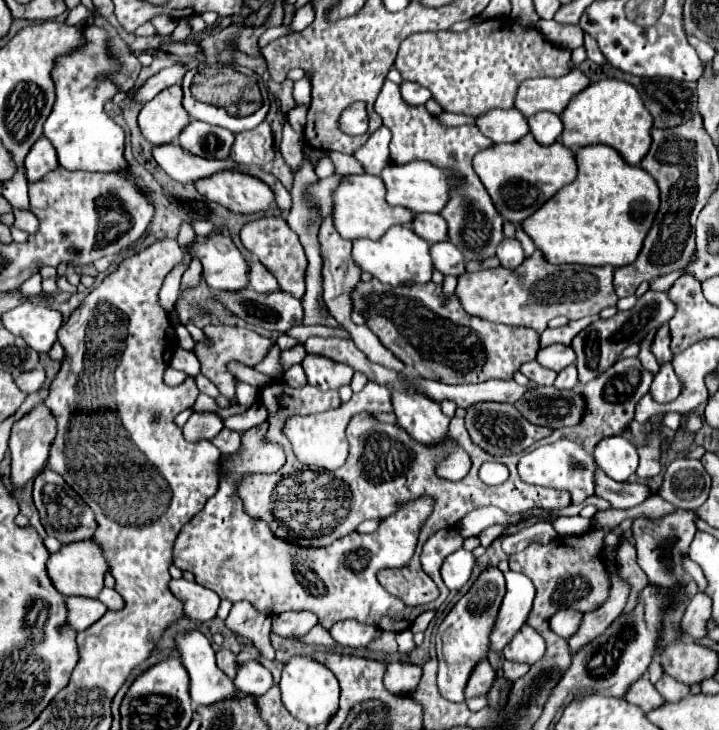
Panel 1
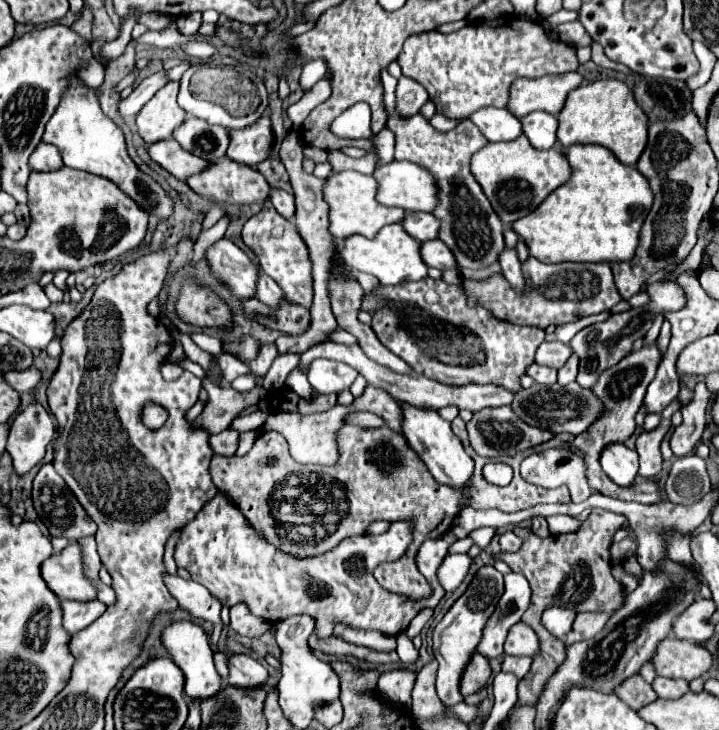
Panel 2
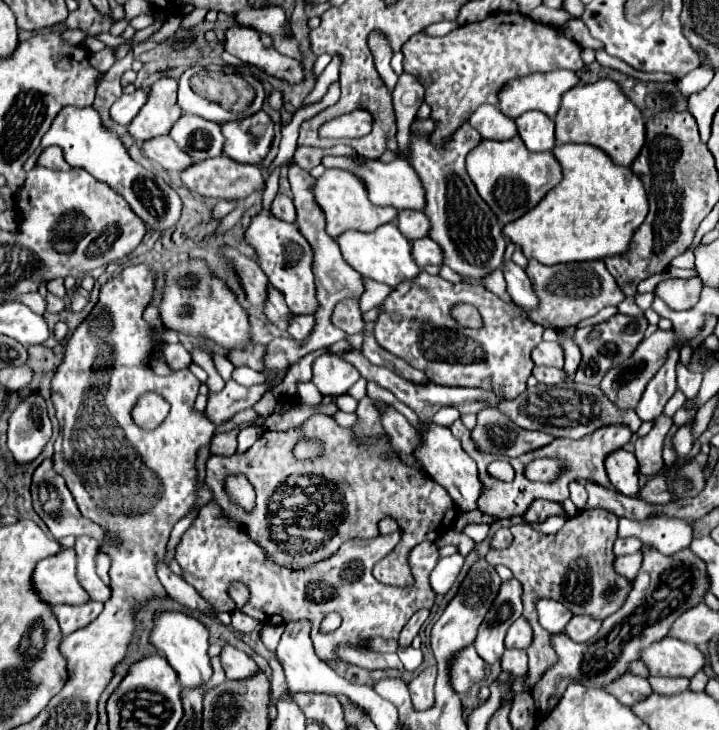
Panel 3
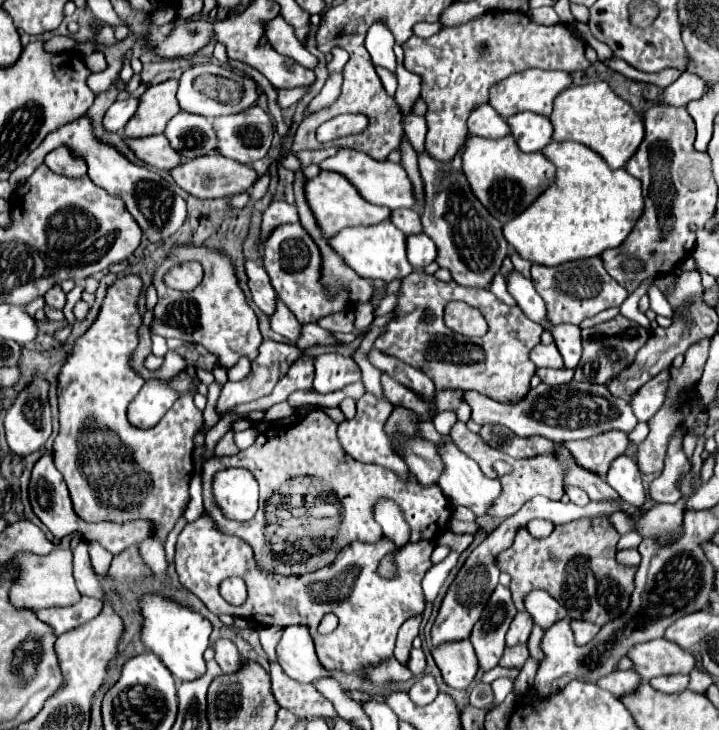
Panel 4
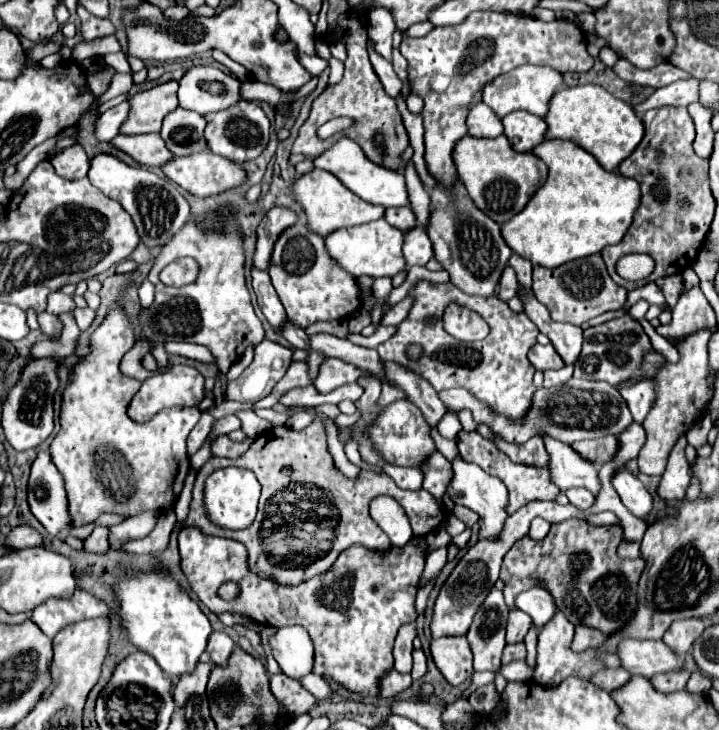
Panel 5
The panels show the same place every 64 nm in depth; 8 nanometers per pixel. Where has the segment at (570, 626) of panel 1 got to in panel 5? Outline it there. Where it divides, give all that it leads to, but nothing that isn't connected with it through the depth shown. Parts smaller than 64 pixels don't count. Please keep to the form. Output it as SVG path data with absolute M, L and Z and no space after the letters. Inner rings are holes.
M530 588L526 592L520 592L516 596L516 608L526 612L538 628L544 626L552 618L552 612L556 610L550 594L542 588Z

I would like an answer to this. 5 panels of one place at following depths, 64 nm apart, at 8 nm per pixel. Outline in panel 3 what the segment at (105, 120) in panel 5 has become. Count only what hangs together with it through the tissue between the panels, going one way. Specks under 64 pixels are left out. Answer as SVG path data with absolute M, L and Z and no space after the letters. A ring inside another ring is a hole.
M138 88L134 94L122 94L122 98L112 104L112 108L110 108L110 118L112 118L116 124L128 126L128 124L132 122L132 118L138 114L138 110L144 106L146 96L148 96L148 88L146 88L146 90L140 90L140 88Z

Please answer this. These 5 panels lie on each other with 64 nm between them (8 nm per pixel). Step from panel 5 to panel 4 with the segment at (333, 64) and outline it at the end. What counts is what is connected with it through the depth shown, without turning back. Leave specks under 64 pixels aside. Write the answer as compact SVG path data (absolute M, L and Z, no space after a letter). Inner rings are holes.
M340 72L330 74L330 78L326 80L326 84L324 84L322 92L320 92L312 102L310 102L310 106L306 108L304 116L310 116L310 114L314 114L316 110L320 110L320 108L324 108L324 106L332 104L332 102L336 100L338 92L340 92L340 84L342 84L342 74L340 74Z

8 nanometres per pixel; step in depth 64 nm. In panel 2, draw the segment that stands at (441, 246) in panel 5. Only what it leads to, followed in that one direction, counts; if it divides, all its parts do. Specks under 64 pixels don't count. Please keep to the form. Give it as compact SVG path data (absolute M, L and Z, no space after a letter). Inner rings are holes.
M386 68L380 72L382 84L386 90L386 110L390 114L388 128L396 134L396 160L408 160L414 162L426 170L436 180L438 188L438 204L434 208L434 216L440 220L440 232L438 240L448 244L448 248L454 254L454 260L458 268L472 268L482 270L490 264L498 262L502 250L504 250L504 236L502 236L502 224L492 206L488 204L488 198L484 196L482 188L476 184L474 176L470 174L470 156L478 152L478 148L484 148L488 140L480 134L480 130L470 122L462 120L454 130L450 132L436 132L426 118L416 114L414 118L402 120L394 112L394 76L388 74Z

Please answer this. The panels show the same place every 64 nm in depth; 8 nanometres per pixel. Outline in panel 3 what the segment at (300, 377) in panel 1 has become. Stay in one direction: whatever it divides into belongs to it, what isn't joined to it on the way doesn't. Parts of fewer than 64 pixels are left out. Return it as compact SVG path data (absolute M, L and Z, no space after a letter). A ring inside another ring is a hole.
M312 382L298 384L297 396L302 403L318 404L322 401L322 395Z

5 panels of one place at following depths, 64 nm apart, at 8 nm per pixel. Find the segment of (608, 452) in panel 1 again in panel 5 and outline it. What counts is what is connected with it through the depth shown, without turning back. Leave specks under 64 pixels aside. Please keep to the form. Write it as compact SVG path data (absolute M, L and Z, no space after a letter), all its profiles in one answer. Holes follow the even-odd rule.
M620 468L614 476L614 488L622 504L630 510L630 514L648 522L650 512L652 512L652 496L642 486L642 482L636 476L632 476L626 468Z

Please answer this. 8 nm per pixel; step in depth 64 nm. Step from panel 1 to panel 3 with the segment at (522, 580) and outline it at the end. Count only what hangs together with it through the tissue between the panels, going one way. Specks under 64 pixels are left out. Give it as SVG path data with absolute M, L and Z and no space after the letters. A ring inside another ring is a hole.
M508 580L502 582L500 592L490 606L484 622L478 628L478 636L474 640L474 648L486 664L494 664L504 654L504 636L514 620L522 616L520 602L520 582Z

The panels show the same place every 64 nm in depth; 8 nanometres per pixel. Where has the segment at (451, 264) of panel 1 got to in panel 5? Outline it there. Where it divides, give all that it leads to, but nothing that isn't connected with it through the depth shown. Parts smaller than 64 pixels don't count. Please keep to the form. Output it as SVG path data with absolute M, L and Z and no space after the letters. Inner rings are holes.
M414 226L408 232L404 232L404 258L406 266L426 266L426 262L432 258L432 242L422 226Z

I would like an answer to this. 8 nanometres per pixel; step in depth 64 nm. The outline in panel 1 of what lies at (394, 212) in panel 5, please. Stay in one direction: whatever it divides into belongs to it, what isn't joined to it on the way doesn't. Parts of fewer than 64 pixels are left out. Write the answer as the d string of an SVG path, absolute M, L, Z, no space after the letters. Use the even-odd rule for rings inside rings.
M414 214L410 228L428 244L446 240L446 224L440 214Z

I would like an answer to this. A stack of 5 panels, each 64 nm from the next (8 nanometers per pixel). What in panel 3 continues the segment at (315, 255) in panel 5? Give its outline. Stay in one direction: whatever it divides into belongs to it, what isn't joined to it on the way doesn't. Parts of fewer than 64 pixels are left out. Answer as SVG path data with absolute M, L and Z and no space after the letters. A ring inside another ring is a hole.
M260 212L250 224L246 232L246 240L256 250L258 264L266 272L270 284L284 294L288 308L296 316L308 316L308 314L314 316L320 308L316 300L316 282L314 282L314 270L312 270L314 252L308 240L302 236L300 228L296 228L296 224L288 224L268 216L266 212Z

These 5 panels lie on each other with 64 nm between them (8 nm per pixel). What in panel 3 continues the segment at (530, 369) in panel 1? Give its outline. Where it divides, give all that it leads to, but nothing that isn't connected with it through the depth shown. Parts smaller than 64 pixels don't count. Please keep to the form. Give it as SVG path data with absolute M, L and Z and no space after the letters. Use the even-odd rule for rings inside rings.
M536 366L532 374L538 378L538 382L542 382L542 384L550 384L550 386L552 386L552 384L560 384L560 382L566 382L566 380L568 380L568 374L566 374L564 370L560 370L560 368Z

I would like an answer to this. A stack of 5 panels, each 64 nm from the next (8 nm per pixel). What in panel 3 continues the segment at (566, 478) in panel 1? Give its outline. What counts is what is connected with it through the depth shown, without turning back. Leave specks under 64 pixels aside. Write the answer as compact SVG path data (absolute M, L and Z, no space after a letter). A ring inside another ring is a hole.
M538 458L538 460L534 460L534 462L528 464L526 476L532 478L534 481L553 482L563 469L564 465L559 460ZM573 481L572 484L569 484L570 491L570 500L578 506L578 508L582 508L582 506L586 506L586 500L588 500L588 494L584 492L584 488L580 488L580 484L577 481Z

